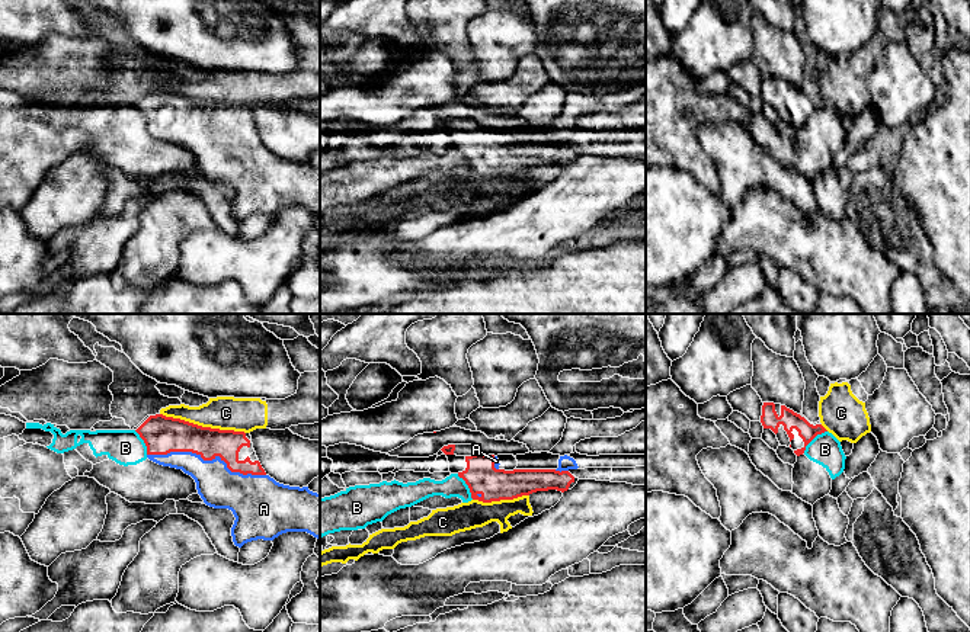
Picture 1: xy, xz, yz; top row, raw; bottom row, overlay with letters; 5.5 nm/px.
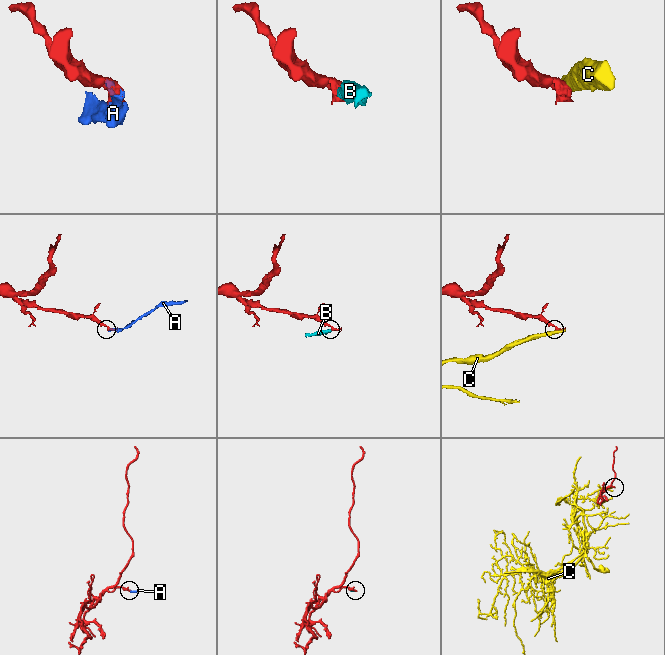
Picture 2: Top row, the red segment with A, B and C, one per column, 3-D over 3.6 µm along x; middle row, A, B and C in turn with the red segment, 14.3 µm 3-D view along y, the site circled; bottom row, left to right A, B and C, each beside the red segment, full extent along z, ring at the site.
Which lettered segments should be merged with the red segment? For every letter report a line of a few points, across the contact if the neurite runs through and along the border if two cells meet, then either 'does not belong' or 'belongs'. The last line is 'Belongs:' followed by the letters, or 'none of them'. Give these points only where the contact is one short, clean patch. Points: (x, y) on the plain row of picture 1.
A: belongs
B: line yz (826, 105), (819, 108), (803, 127); does not belong
C: does not belong
Belongs: A

